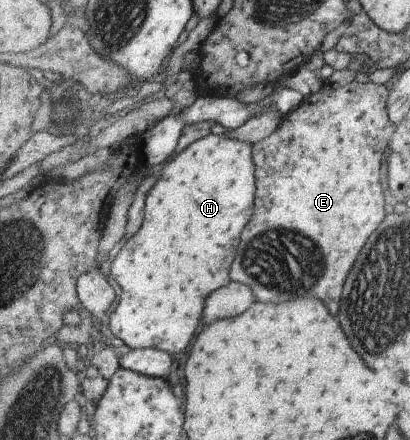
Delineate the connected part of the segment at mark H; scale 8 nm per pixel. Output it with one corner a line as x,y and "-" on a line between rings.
210,133
207,137
190,144
178,156
170,160
164,166
163,170
159,172
161,175
148,190
148,195
145,199
142,225
134,236
126,240
120,251
110,260
110,273
121,288
119,303
108,325
108,330
113,337
121,339
128,347
134,350
159,348
175,356
192,342
190,338
196,334
196,328
198,328
198,322
200,322
200,316
202,316
202,308
204,308
204,300
214,290
224,288
224,286
230,284
230,268
232,268
232,262
234,262
240,238
242,238
242,230
254,218
254,210
256,210
257,166
254,164
253,146
250,142
242,142
242,140
234,140
234,138
224,138
224,136
216,136
216,134

